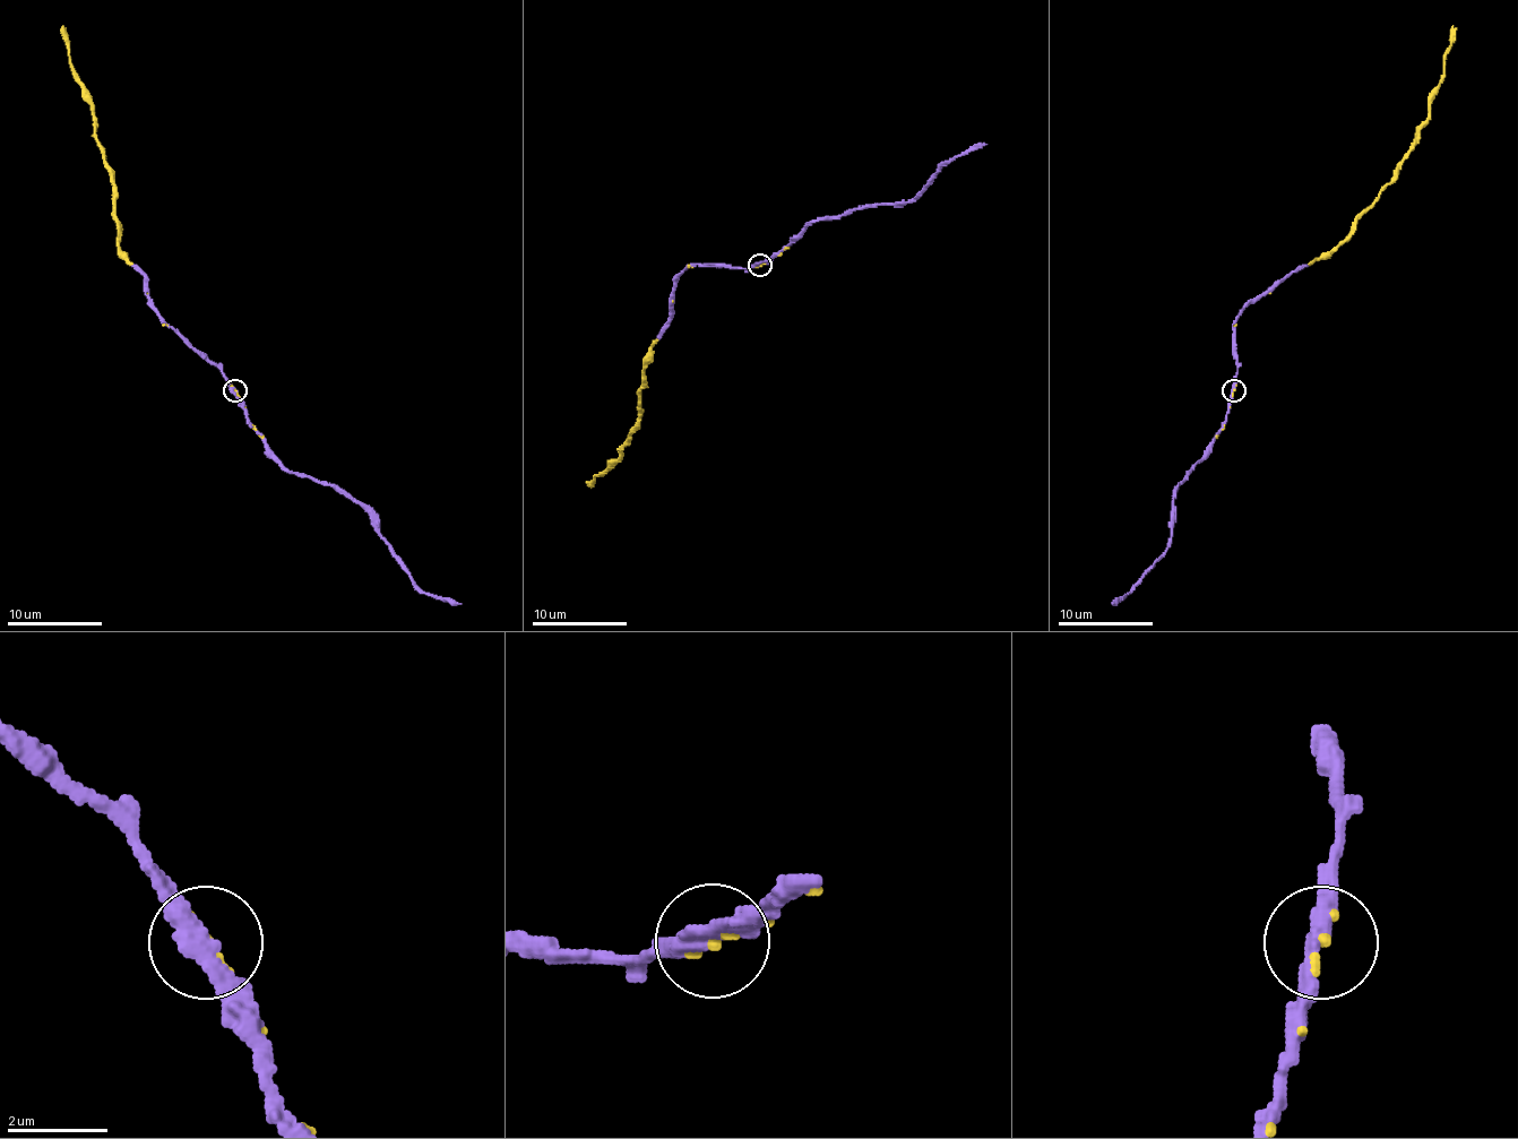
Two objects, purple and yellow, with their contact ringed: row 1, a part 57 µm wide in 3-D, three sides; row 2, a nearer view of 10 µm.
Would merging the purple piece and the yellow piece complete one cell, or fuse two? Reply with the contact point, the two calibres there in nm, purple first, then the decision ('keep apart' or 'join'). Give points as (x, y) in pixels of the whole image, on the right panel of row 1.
place (1234, 390); calibres 360 and 200 nm; join

